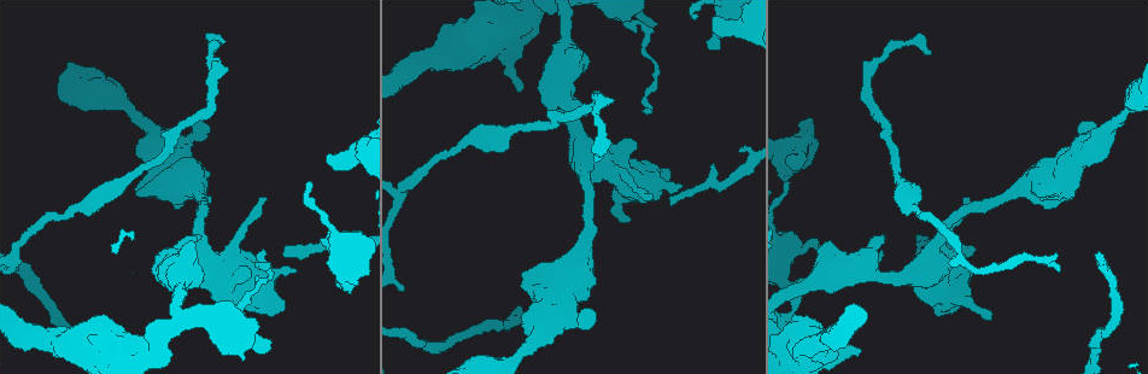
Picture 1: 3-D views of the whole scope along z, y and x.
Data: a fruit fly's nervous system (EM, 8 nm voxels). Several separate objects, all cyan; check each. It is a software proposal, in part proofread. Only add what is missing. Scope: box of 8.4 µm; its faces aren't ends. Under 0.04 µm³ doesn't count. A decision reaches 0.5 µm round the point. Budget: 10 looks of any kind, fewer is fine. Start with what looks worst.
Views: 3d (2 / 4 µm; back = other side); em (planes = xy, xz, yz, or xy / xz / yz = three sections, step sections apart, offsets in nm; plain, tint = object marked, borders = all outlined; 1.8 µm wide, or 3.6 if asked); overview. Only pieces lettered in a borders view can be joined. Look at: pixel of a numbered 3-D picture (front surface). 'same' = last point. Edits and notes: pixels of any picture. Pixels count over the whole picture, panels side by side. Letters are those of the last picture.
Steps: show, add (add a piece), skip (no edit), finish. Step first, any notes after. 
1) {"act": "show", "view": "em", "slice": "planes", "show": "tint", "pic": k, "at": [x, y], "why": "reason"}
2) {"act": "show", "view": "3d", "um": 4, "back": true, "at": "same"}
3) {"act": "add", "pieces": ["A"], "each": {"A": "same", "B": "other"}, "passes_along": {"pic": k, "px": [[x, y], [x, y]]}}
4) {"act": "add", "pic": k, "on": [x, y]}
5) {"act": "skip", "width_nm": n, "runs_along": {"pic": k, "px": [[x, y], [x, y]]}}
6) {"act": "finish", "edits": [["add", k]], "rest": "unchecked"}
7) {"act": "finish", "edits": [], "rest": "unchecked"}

{"act": "show", "view": "em", "slice": "xy", "step": 16, "show": "borders", "pic": 1, "at": [596, 160]}

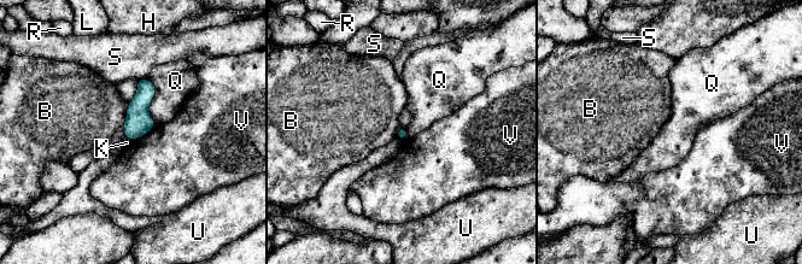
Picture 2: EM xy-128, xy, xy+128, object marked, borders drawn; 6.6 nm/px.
{"act": "show", "view": "em", "slice": "planes", "show": "borders", "at": "same"}

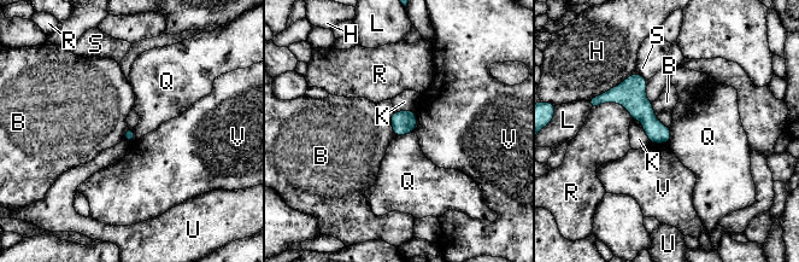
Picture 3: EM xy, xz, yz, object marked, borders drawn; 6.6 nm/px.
{"act": "skip", "each": {"B": "other", "H": "other", "K": "other", "L": "other", "Q": "other", "R": "other", "S": "other", "U": "other", "V": "other"}, "border": {"pic": 3, "px": [[412, 130], [394, 137]]}, "found": "none of them fits"}

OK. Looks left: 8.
{"act": "show", "view": "em", "slice": "xy", "step": 16, "show": "tint", "pic": 1, "at": [819, 242]}

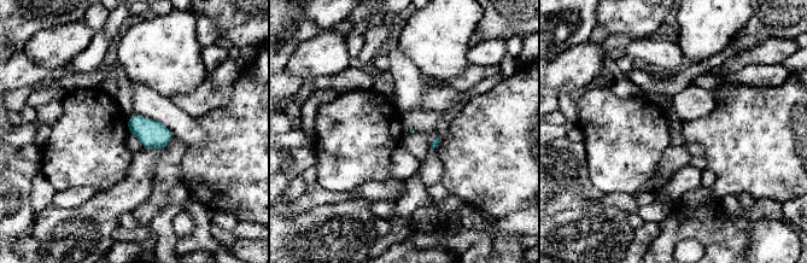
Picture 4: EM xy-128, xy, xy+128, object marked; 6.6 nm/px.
{"act": "show", "view": "em", "slice": "planes", "show": "borders", "at": "same", "why": "another direction"}

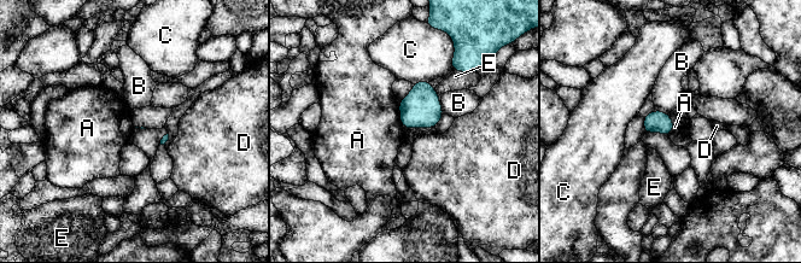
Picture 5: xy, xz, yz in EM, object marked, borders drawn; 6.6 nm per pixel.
{"act": "skip", "each": {"A": "other", "B": "other", "C": "other", "D": "other", "E": "other"}, "border": {"pic": 5, "px": [[398, 101], [399, 122], [404, 128]]}, "found": "no lettered piece goes on from it"}

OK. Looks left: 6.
{"act": "show", "view": "em", "slice": "planes", "show": "plain", "pic": 1, "at": [264, 201], "why": "free end"}

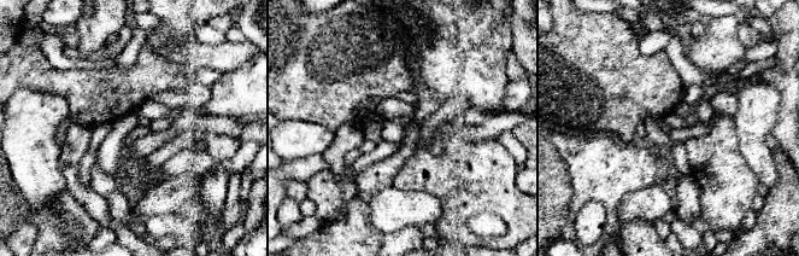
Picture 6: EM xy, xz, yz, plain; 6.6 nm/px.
{"act": "show", "view": "em", "slice": "planes", "show": "borders", "at": "same", "why": "see the neighbours"}

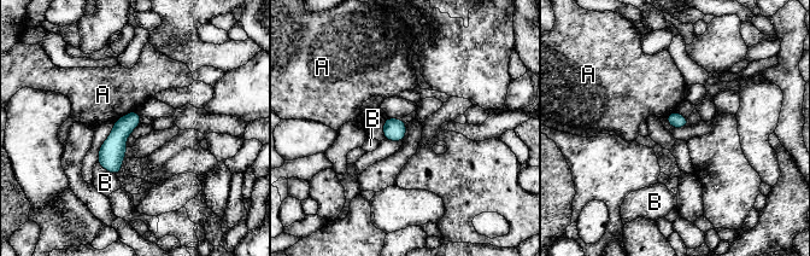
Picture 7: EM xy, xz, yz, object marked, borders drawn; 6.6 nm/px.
{"act": "skip", "each": {"A": "other", "B": "other"}, "border": {"pic": 7, "px": [[135, 110], [124, 114], [113, 122]]}, "found": "no lettered piece goes on from it"}

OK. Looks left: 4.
{"act": "show", "view": "em", "slice": "planes", "show": "tint", "pic": 1, "at": [1060, 270], "why": "an open end"}

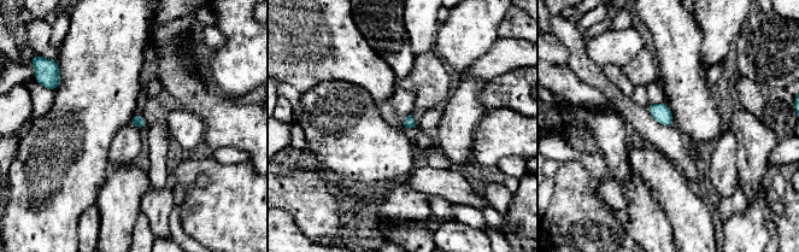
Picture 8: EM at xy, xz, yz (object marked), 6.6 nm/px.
{"act": "show", "view": "em", "slice": "planes", "show": "borders", "at": "same"}

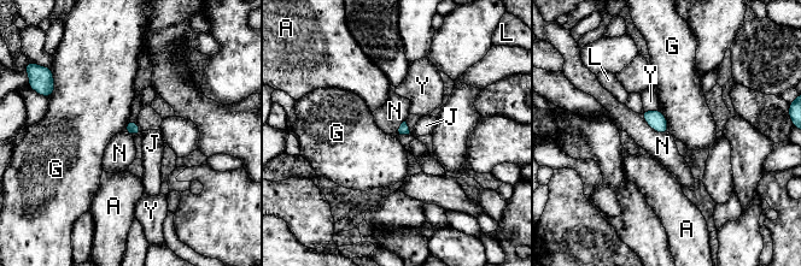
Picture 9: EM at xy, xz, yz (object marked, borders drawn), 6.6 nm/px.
{"act": "skip", "each": {"A": "other", "G": "other", "J": "other", "L": "other", "N": "other", "Y": "other"}, "border": {"pic": 9, "px": [[639, 114], [654, 130], [668, 132]]}, "found": "no lettered piece goes on from it"}

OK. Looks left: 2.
{"act": "finish", "edits": [], "rest": "unchecked"}

